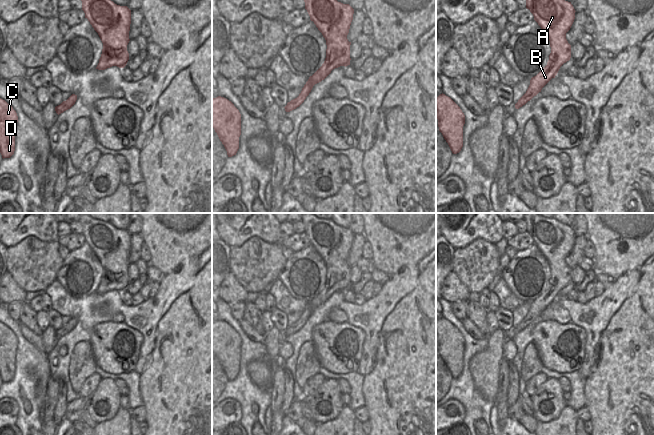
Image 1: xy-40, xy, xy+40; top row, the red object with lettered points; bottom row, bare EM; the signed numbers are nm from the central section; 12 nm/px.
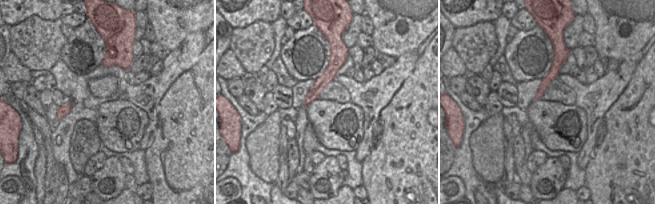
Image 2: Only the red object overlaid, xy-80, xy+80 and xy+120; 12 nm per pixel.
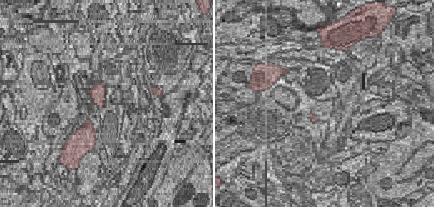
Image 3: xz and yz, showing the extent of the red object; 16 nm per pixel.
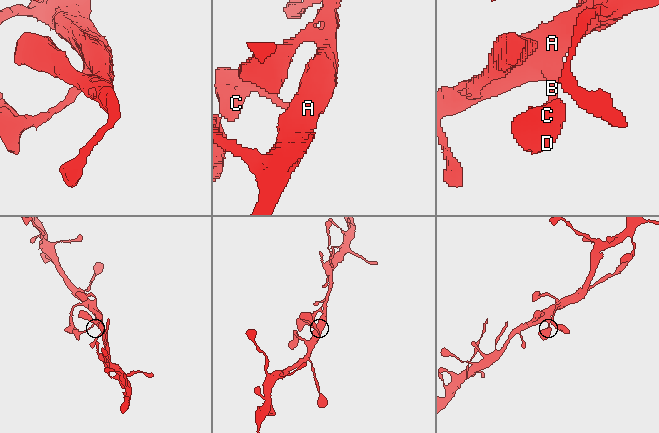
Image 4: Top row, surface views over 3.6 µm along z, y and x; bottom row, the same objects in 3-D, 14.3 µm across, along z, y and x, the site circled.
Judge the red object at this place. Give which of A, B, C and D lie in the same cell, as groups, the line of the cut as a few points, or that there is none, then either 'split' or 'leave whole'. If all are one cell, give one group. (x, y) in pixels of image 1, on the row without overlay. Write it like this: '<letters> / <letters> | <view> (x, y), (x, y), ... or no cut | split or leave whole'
A B C D | no cut | leave whole

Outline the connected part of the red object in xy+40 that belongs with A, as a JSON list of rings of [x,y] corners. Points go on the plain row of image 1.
[[[524,213],[526,232],[534,240],[550,265],[551,277],[547,289],[530,304],[526,317],[515,328],[519,333],[541,316],[542,312],[557,299],[560,291],[571,282],[571,269],[566,263],[574,243],[575,233],[571,226],[554,218],[546,218],[537,213]]]

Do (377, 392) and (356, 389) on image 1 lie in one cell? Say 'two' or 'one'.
two

